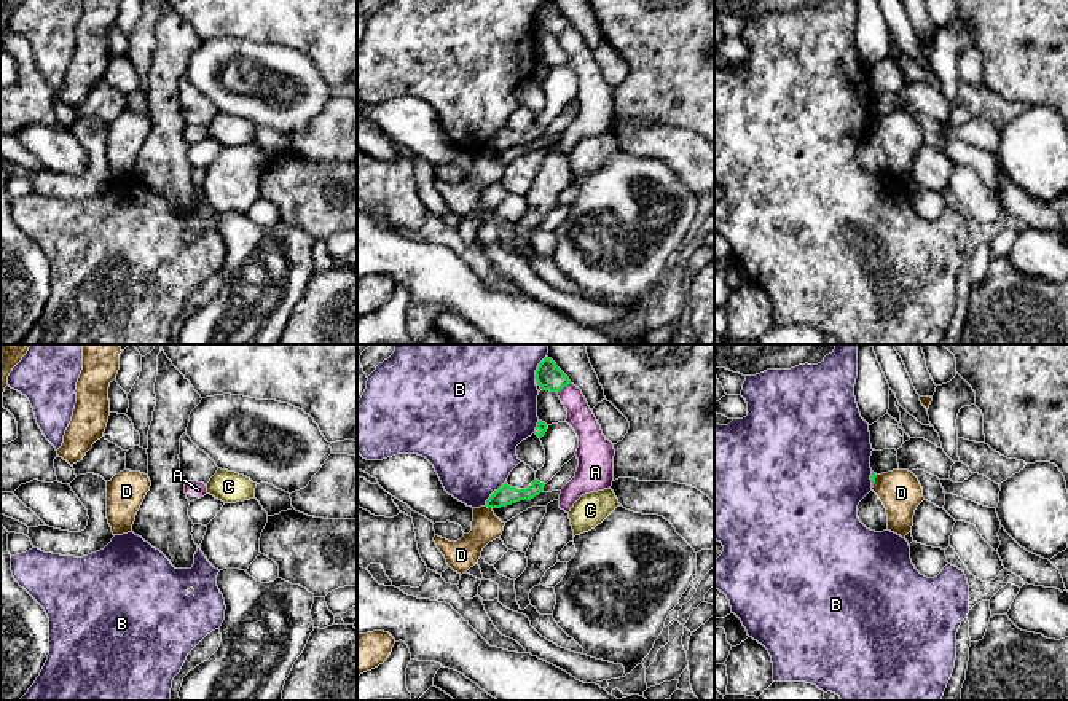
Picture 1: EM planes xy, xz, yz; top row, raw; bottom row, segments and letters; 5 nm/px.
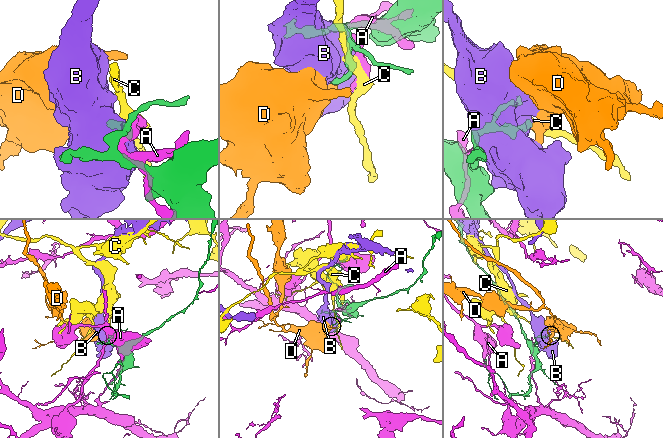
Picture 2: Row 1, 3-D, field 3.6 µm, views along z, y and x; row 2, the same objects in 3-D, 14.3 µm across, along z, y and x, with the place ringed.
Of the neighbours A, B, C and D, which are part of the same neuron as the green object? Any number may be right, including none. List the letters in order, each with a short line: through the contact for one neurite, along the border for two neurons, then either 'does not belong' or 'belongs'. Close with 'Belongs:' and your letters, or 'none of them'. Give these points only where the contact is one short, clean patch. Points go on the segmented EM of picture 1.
A: does not belong
B: does not belong
C: line xz (537, 427), (536, 432); does not belong
D: line xz (485, 505), (491, 509); does not belong
Belongs: none of them

